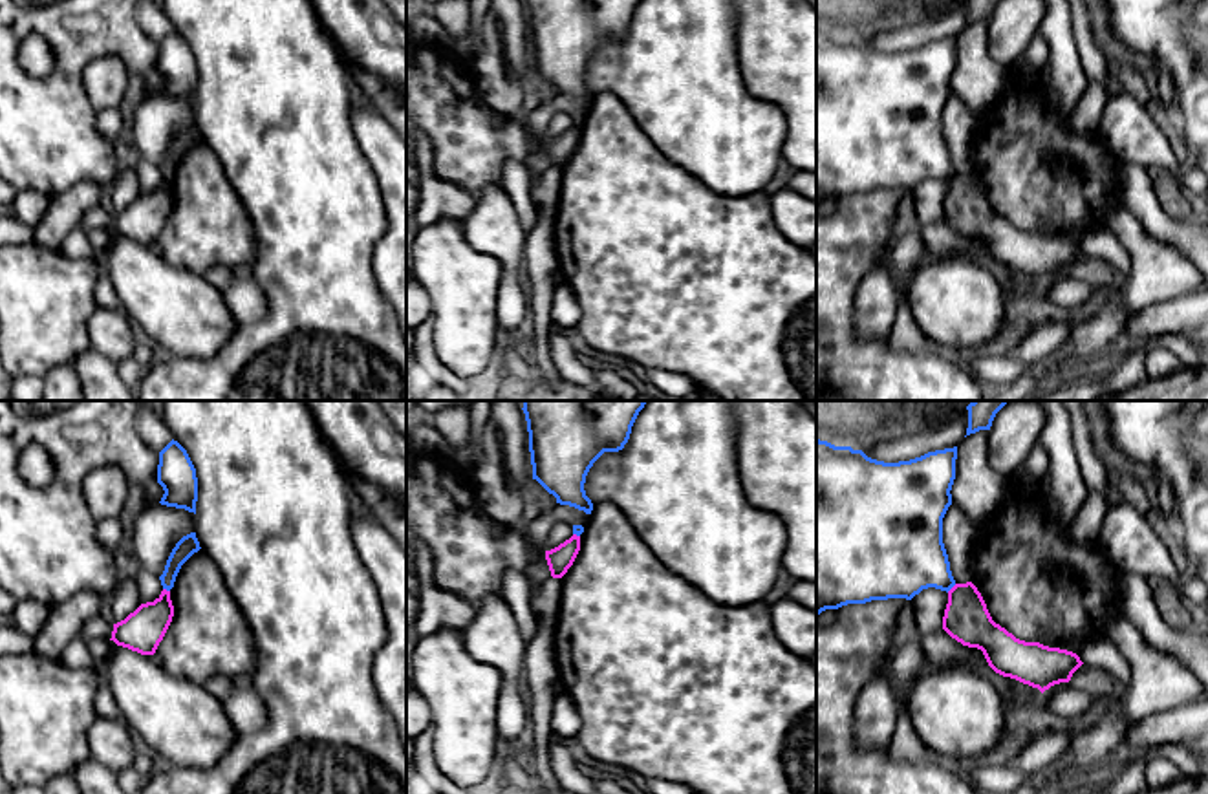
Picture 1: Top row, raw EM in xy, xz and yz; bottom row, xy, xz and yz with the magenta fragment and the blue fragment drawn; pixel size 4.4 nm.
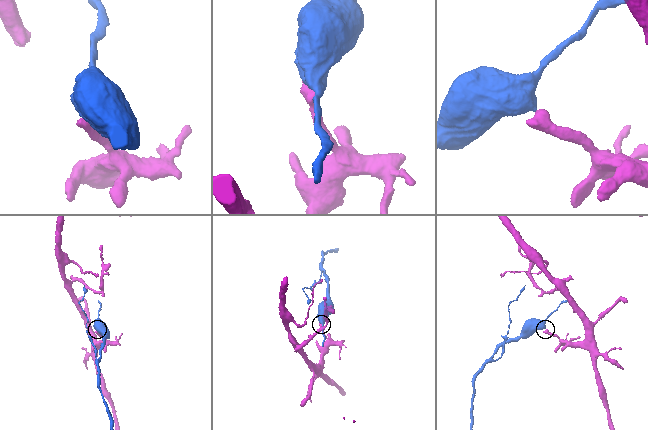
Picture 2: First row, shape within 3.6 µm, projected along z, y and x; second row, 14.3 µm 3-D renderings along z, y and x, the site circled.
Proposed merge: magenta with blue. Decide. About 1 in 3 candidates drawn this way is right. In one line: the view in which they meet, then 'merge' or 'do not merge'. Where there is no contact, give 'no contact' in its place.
yz | do not merge

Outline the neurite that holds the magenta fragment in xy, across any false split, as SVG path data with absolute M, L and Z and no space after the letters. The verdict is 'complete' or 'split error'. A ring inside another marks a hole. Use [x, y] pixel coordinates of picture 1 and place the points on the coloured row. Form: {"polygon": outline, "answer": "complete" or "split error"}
{"polygon": "M163 589L154 602L141 604L124 620L113 624L110 640L141 655L154 655L172 617L170 591Z", "answer": "complete"}

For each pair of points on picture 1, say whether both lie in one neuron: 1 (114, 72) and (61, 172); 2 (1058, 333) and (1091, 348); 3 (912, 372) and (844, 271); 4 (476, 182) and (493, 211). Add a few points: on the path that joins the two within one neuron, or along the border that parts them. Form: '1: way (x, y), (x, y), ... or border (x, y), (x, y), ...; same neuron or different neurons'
1: border (85, 66), (81, 86), (86, 99), (97, 110); different neurons
2: border (1073, 324), (1071, 335), (1058, 348), (1033, 363); different neurons
3: way (879, 372), (839, 332), (839, 304); same neuron
4: border (500, 183), (491, 183), (476, 202); different neurons

